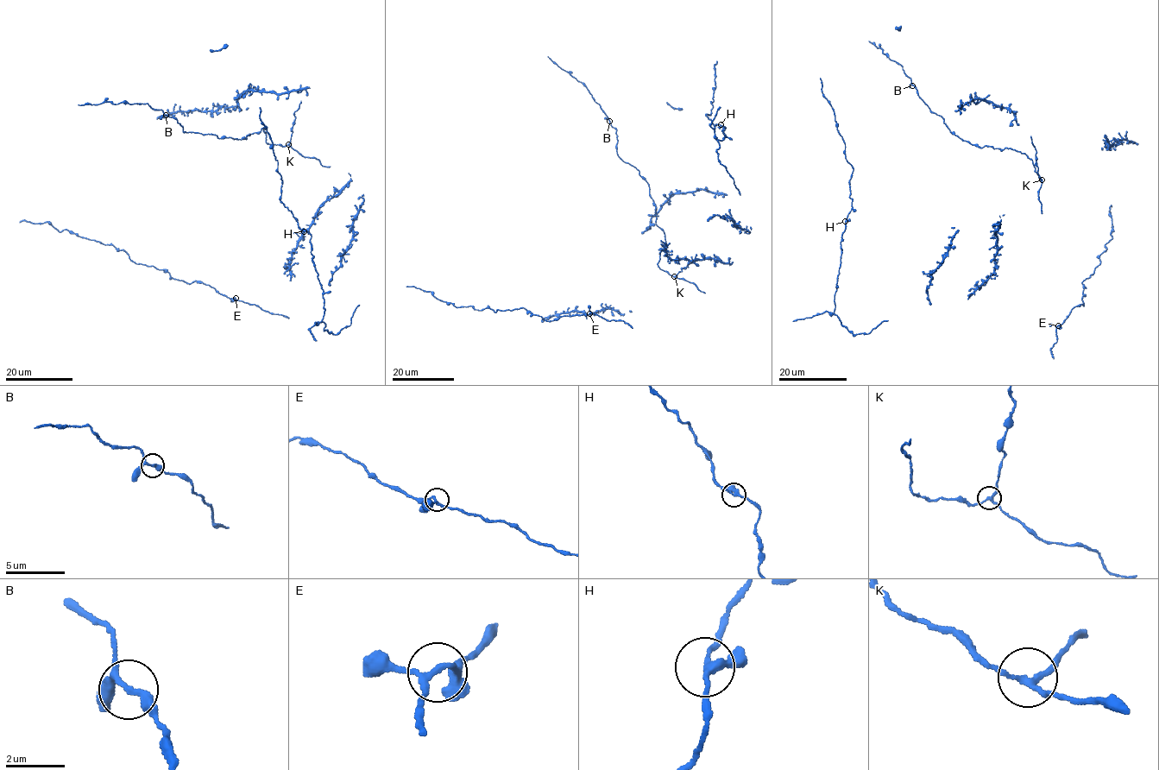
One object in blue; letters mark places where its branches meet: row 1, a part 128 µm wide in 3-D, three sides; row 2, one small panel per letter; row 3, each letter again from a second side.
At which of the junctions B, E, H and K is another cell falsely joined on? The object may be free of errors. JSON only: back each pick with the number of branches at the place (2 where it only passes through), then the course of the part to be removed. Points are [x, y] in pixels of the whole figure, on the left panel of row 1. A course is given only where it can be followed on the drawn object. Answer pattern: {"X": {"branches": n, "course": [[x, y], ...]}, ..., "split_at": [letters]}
{"split_at": []}

